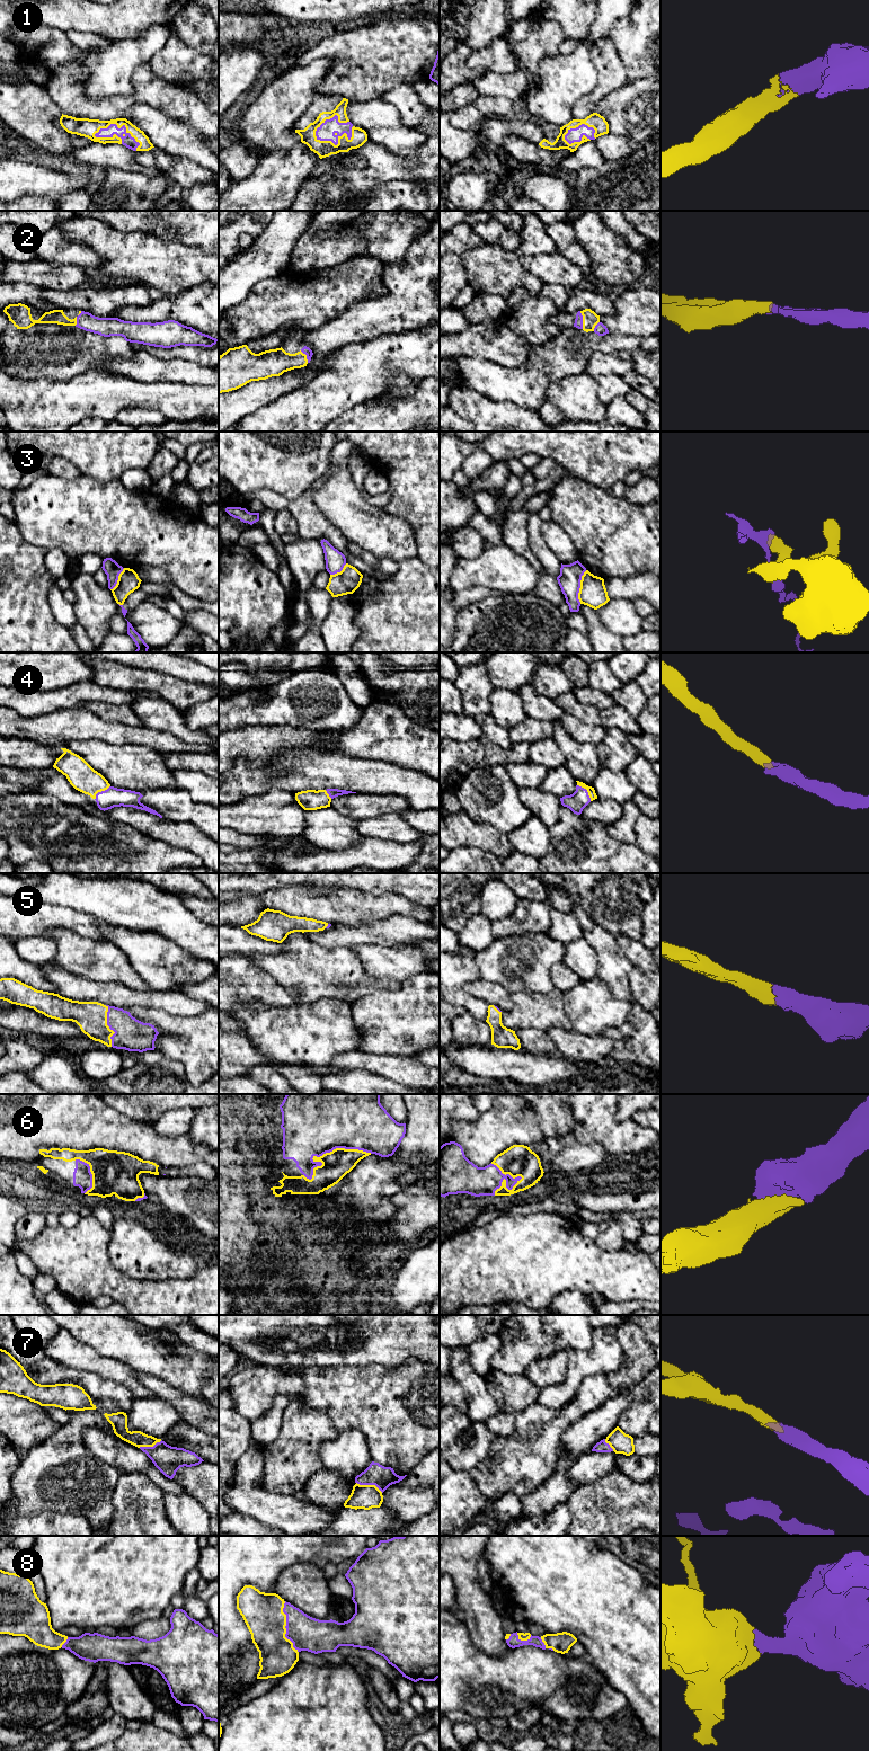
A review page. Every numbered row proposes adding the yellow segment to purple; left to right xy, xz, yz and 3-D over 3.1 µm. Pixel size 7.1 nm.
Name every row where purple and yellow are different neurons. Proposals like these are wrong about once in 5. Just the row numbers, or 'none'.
3

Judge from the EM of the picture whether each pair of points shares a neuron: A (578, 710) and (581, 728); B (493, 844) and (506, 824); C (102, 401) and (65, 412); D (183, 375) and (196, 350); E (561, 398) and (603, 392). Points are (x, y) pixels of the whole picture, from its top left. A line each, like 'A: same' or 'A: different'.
A: different
B: different
C: same
D: different
E: different

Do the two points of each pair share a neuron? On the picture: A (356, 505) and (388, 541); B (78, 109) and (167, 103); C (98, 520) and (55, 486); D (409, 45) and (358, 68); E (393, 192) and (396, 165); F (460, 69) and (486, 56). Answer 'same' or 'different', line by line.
A: same
B: same
C: same
D: same
E: different
F: different

